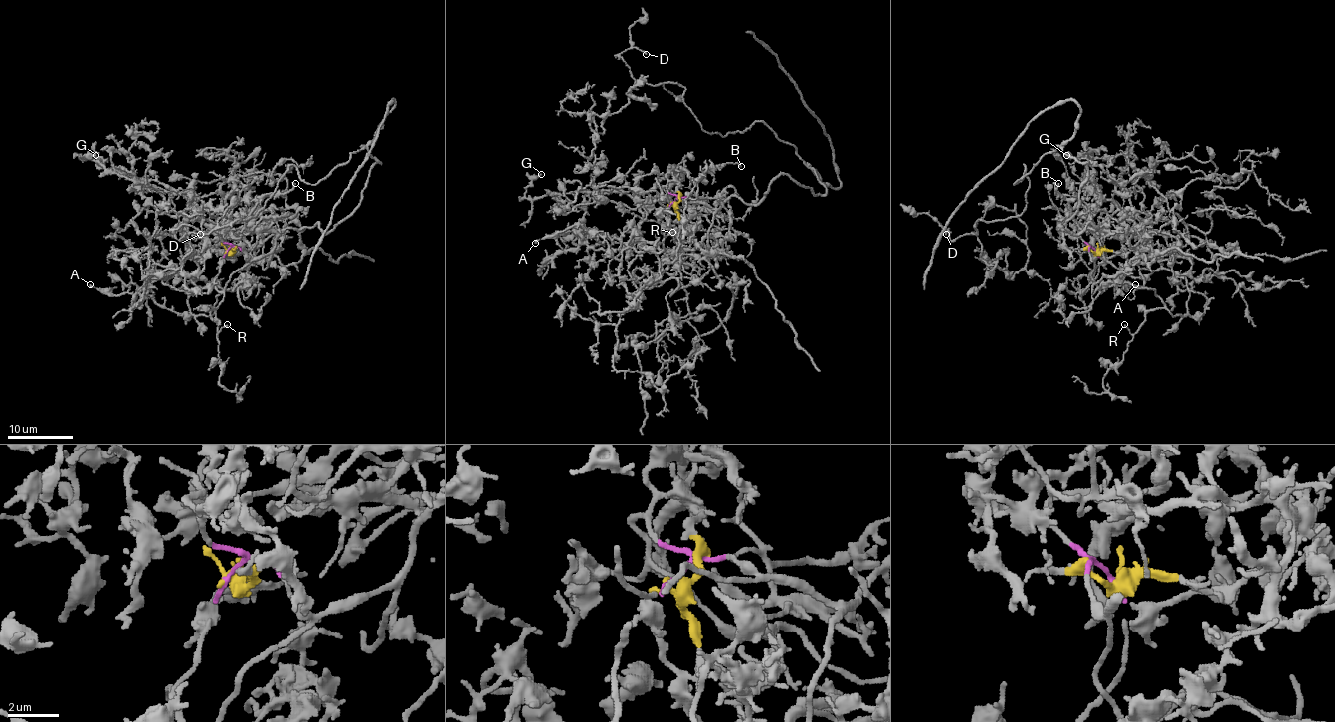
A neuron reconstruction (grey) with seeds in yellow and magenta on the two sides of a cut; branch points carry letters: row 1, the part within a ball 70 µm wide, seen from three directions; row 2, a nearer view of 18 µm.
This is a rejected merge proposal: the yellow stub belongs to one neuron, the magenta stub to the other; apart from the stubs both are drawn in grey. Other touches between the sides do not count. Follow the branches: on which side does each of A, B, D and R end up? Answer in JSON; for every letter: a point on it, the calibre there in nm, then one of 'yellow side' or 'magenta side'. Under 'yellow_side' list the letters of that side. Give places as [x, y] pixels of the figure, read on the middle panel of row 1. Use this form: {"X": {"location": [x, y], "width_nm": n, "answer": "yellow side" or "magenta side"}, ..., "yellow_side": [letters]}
{"A": {"location": [535, 243], "width_nm": 170, "answer": "magenta side"}, "B": {"location": [741, 166], "width_nm": 120, "answer": "yellow side"}, "D": {"location": [646, 54], "width_nm": 190, "answer": "magenta side"}, "R": {"location": [672, 232], "width_nm": 140, "answer": "magenta side"}, "yellow_side": ["B"]}

